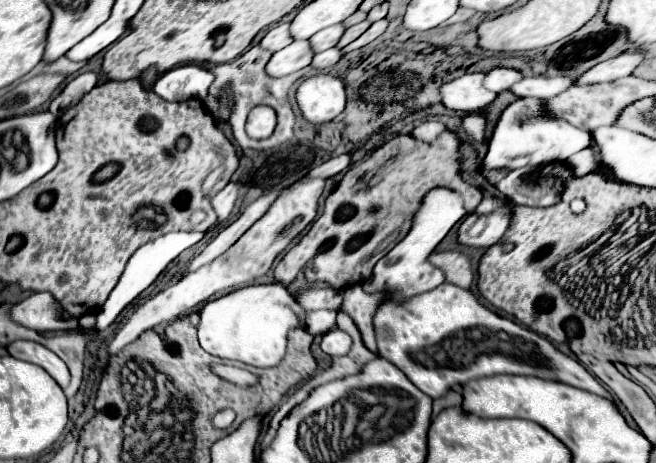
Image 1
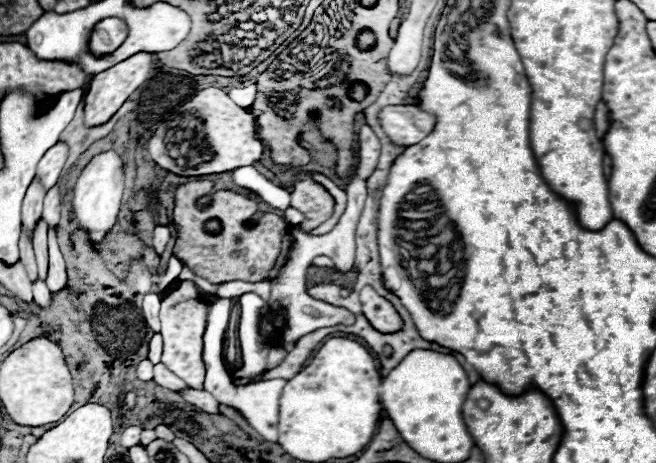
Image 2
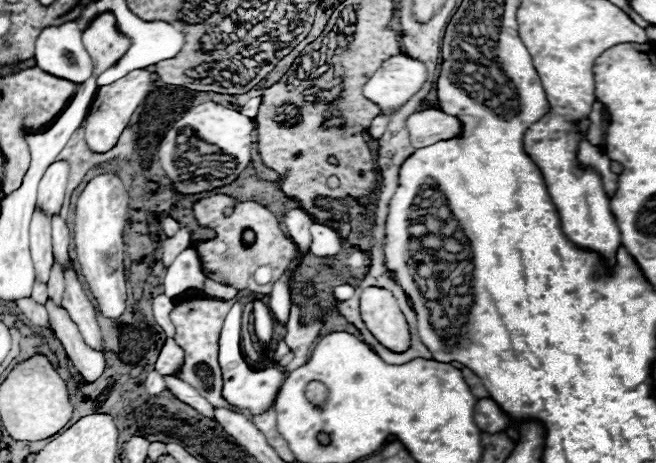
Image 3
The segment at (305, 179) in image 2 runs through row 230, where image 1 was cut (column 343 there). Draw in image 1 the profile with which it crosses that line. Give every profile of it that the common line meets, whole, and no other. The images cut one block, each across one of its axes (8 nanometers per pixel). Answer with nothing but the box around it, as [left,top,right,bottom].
[342,284,388,352]

